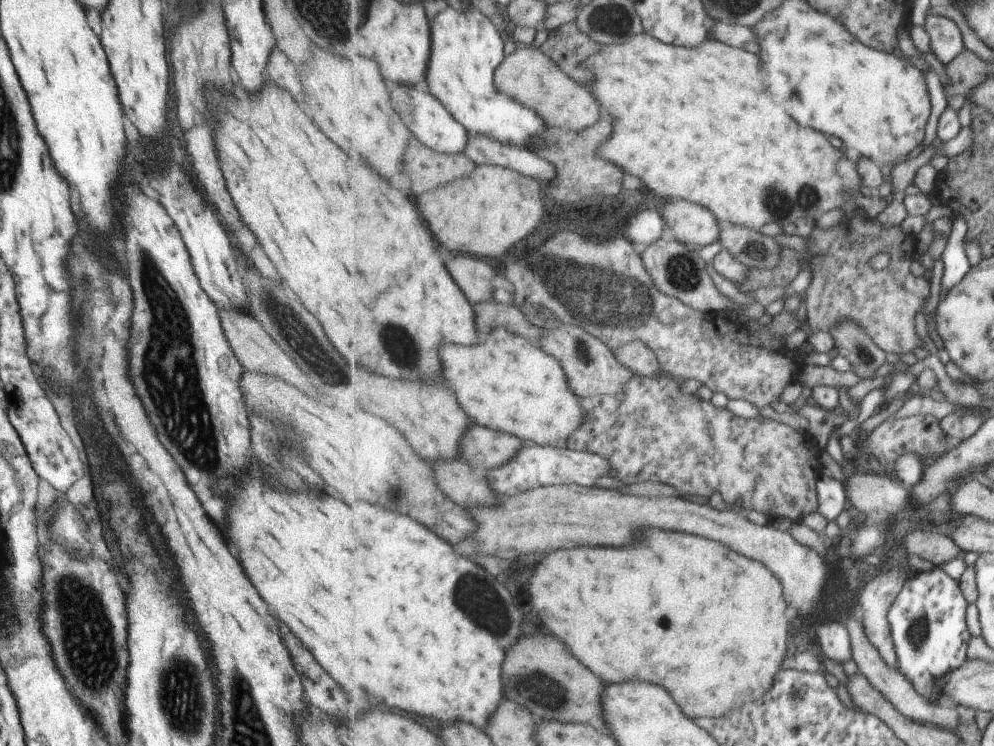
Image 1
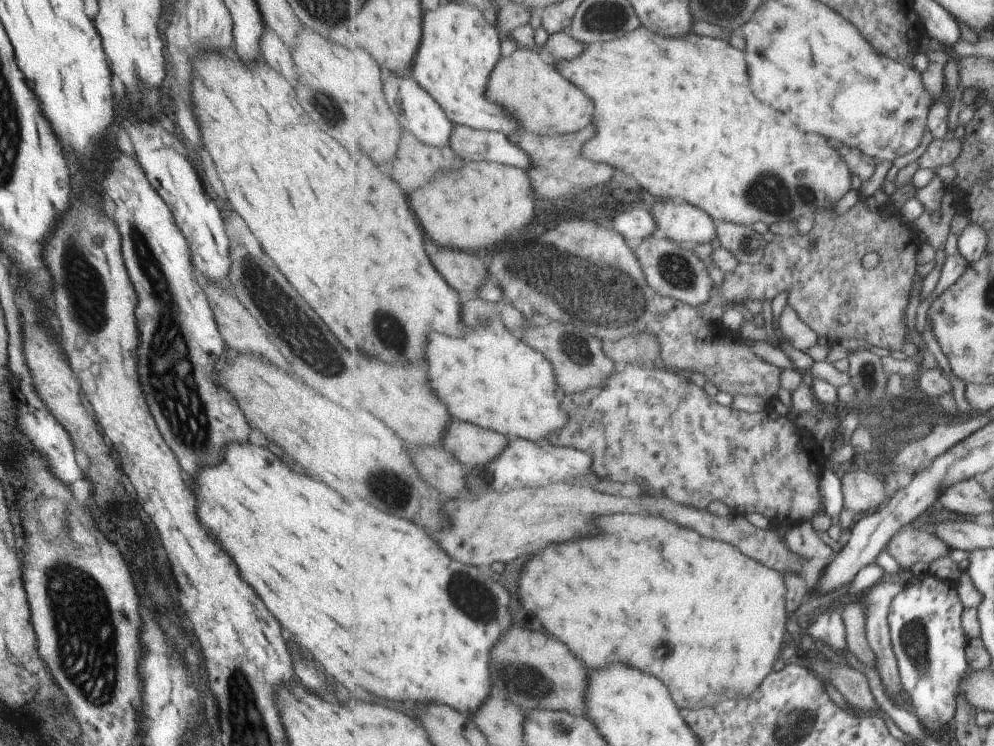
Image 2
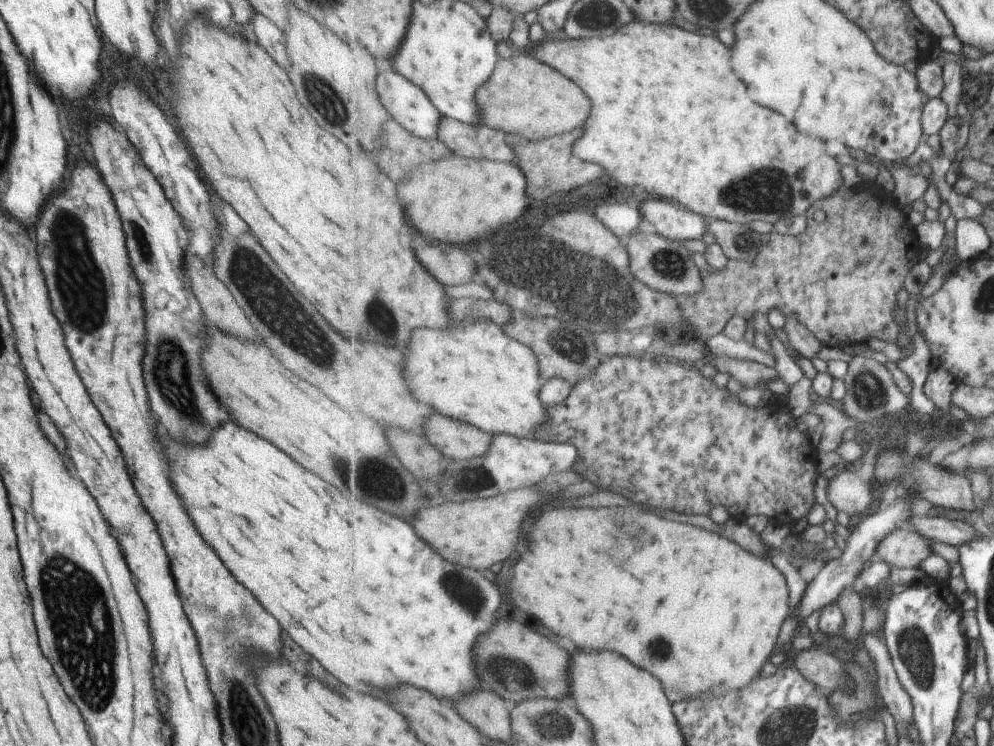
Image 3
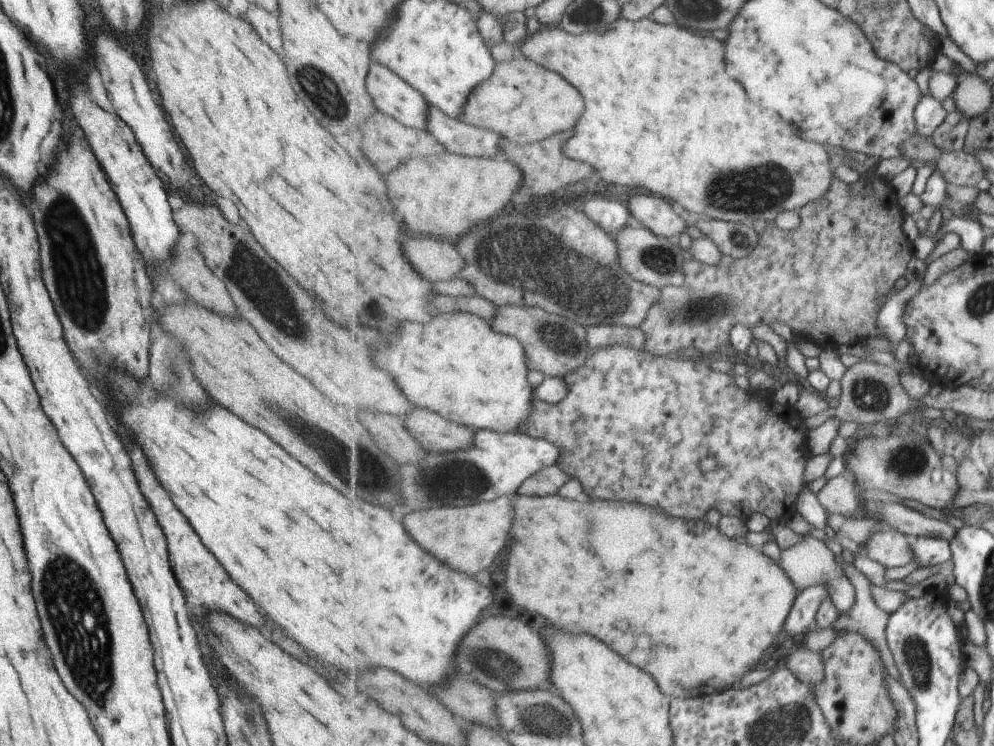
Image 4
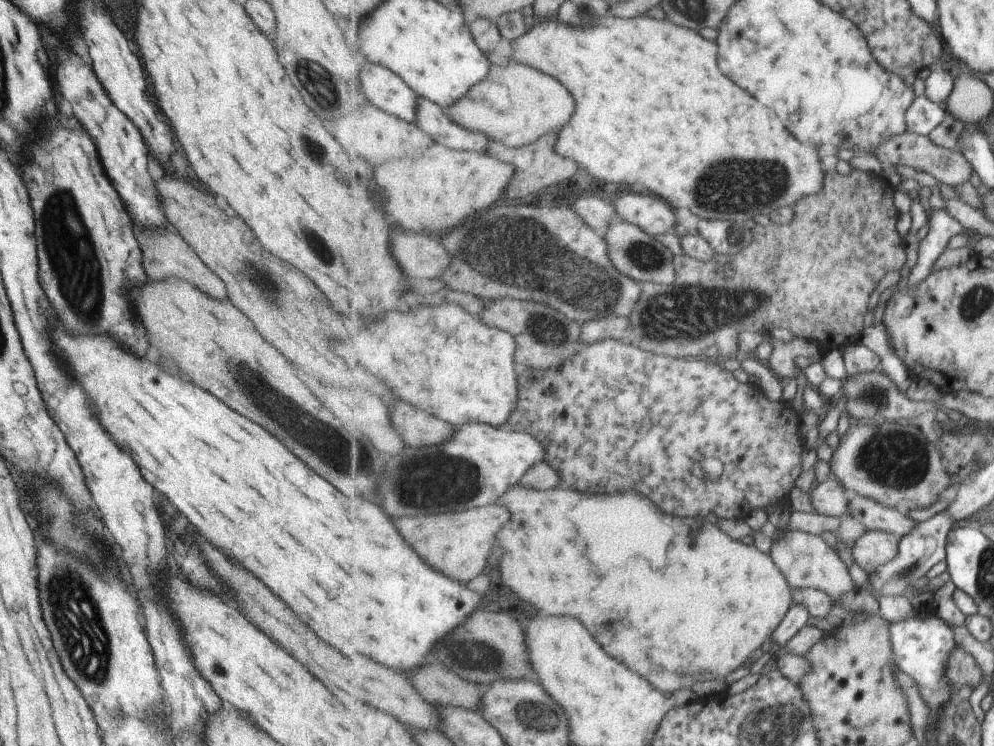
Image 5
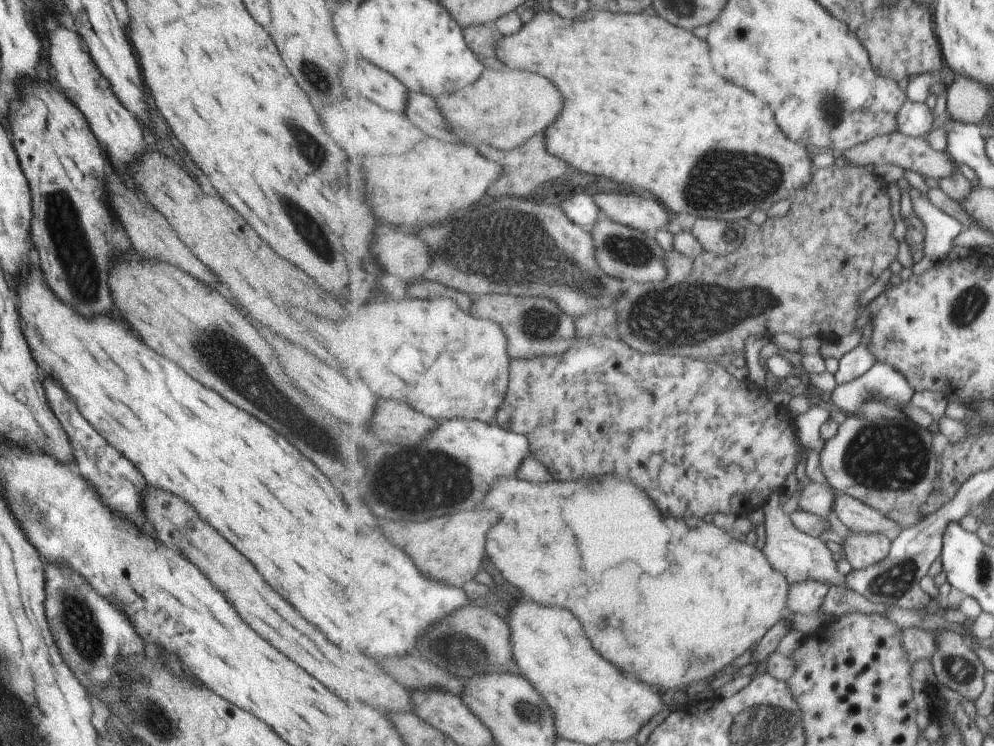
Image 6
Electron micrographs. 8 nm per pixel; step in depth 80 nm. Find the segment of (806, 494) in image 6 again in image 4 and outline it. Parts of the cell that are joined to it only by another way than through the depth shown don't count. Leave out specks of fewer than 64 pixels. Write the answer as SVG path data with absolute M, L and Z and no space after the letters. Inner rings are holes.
M845 470L835 478L828 480L817 493L817 500L827 514L857 515L860 513L861 502L857 498L859 486L851 470Z

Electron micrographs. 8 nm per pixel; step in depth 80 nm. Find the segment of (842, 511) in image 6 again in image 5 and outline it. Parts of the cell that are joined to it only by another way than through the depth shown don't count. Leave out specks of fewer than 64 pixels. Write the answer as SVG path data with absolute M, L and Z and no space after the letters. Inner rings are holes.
M855 494L849 504L851 517L864 524L869 531L881 530L903 538L921 526L921 523L908 518L904 509L895 505L885 506L877 500L858 494Z

